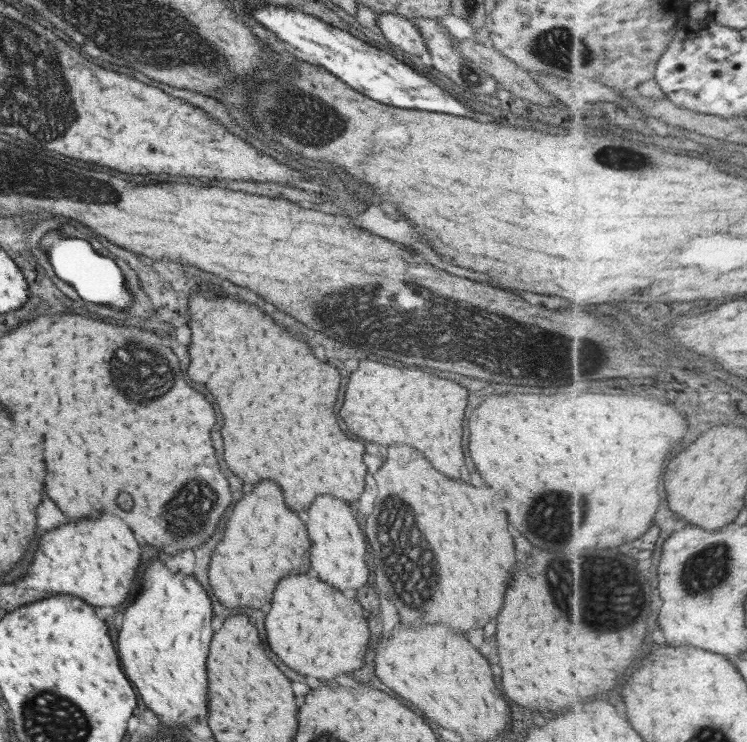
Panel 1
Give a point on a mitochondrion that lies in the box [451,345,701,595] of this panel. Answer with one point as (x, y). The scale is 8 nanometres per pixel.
(549, 517)

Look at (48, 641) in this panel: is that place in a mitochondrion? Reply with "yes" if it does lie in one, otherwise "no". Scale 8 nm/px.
no

